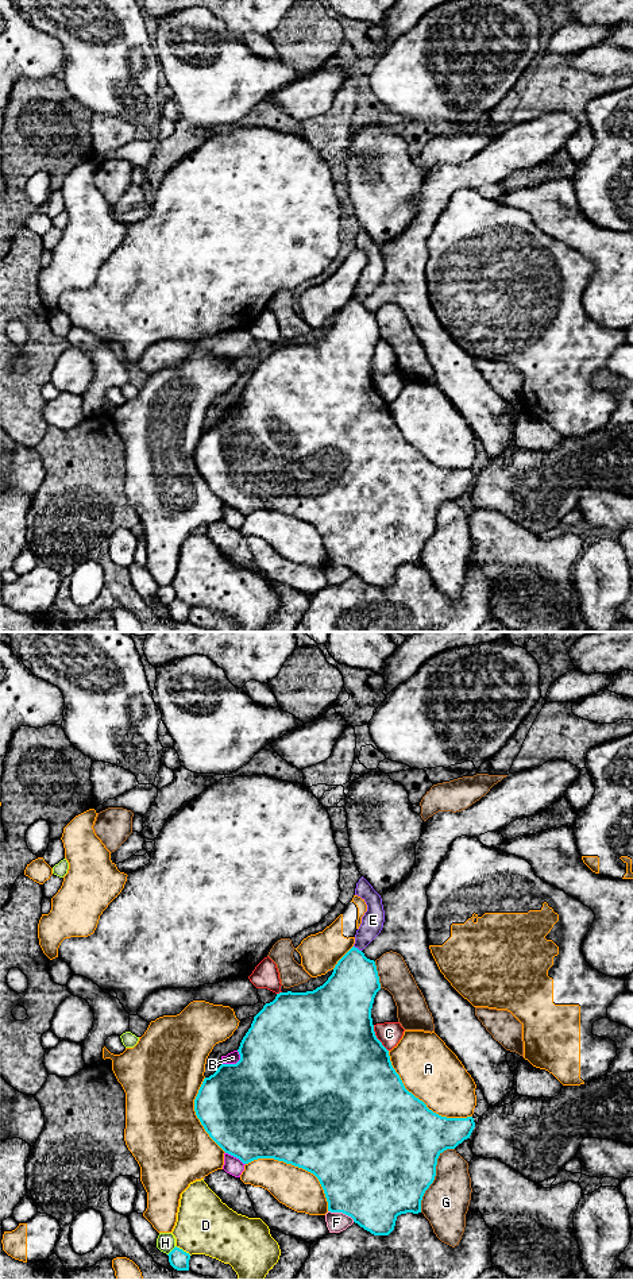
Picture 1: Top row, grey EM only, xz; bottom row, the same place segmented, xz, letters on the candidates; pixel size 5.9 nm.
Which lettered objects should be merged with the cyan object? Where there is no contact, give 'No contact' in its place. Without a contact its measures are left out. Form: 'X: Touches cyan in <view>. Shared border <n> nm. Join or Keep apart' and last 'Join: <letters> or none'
A: Touches cyan in xz. Shared border 650 nm. Keep apart
B: Touches cyan in xz. Shared border 130 nm. Keep apart
C: Touches cyan in xz. Shared border 180 nm. Keep apart
D: Touches cyan in xz. Shared border 110 nm. Keep apart
E: Touches cyan in xz. Shared border 60 nm. Keep apart
F: Touches cyan in xz. Shared border 170 nm. Keep apart
G: Touches cyan in xz. Shared border 440 nm. Keep apart
H: Touches cyan in xz. Shared border 80 nm. Keep apart
Join: none

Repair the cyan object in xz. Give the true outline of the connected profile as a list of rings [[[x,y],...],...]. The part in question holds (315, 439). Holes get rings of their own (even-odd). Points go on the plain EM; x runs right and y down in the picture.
[[[352,298],[335,317],[328,332],[313,343],[279,344],[275,351],[266,355],[254,369],[251,379],[243,389],[238,401],[240,412],[236,416],[221,416],[217,423],[205,429],[194,451],[194,463],[209,489],[228,506],[248,516],[258,510],[274,510],[302,520],[313,525],[325,545],[328,563],[343,564],[364,582],[374,587],[389,587],[395,578],[397,568],[406,564],[421,564],[421,552],[433,535],[439,508],[447,501],[455,501],[470,490],[475,474],[472,469],[447,470],[426,459],[426,456],[409,444],[400,427],[391,417],[389,402],[377,390],[371,370],[371,361],[377,344],[381,342],[379,328],[374,312]]]

